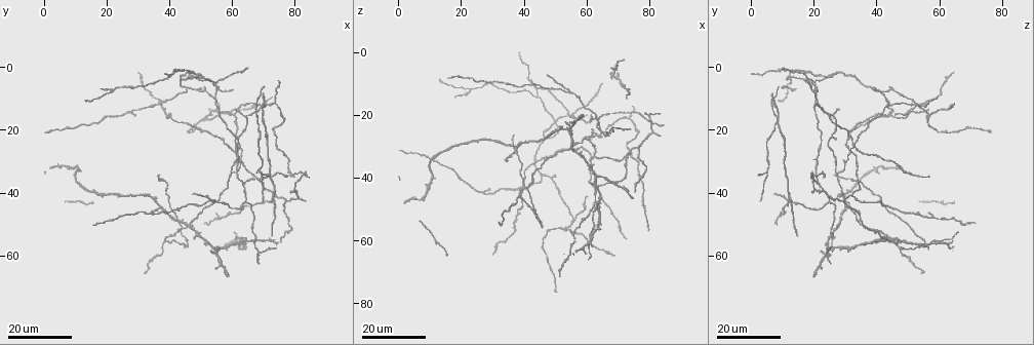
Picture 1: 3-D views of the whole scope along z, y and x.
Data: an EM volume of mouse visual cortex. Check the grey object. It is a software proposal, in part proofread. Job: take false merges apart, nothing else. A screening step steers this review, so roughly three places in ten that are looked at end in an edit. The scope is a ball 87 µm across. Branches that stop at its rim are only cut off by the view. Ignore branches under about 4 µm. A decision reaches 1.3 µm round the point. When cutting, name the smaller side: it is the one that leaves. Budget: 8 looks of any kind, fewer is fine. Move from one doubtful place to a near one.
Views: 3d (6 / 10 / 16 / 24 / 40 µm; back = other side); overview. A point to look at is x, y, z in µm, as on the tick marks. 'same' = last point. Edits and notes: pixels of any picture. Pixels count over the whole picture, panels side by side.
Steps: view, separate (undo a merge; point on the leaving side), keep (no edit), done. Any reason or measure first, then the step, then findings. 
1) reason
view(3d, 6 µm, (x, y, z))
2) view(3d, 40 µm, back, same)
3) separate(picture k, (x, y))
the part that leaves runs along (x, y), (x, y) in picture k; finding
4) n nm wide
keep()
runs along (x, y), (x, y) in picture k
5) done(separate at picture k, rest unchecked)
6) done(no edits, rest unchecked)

view(3d, 24 µm, (38.5, 55.0, 46.0))

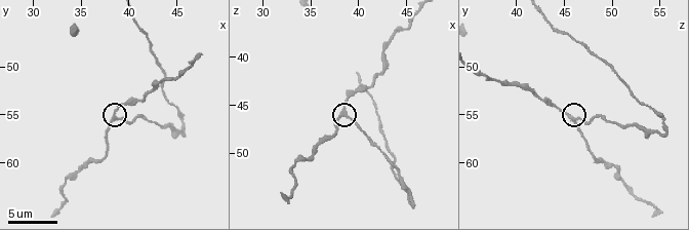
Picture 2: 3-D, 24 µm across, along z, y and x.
view(3d, 10 µm, (38.4, 55.6, 45.8))

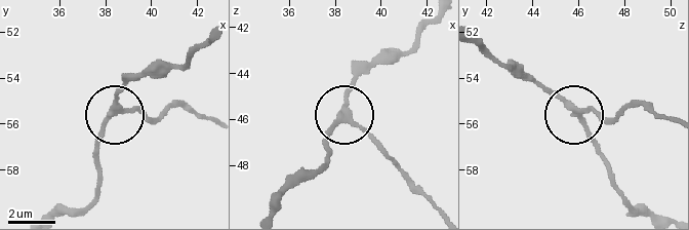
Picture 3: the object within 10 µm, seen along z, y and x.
view(3d, 6 µm, (38.3, 55.4, 46.0))

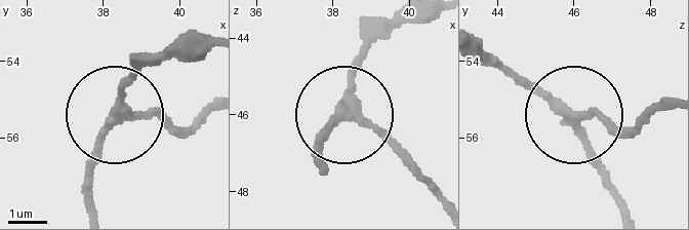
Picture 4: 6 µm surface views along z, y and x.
3 arms
keep()
all the same neuron

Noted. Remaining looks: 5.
view(3d, 16 µm, (59.5, 34.5, 27.5))

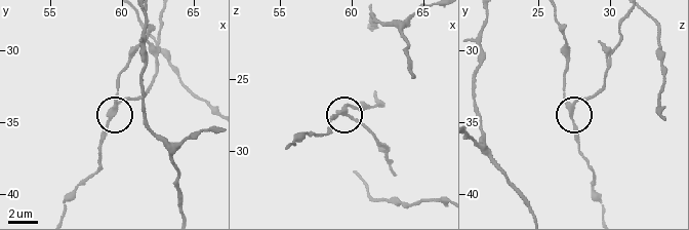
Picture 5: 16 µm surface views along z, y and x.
zoom in
view(3d, 6 µm, (59.8, 33.8, 27.4))

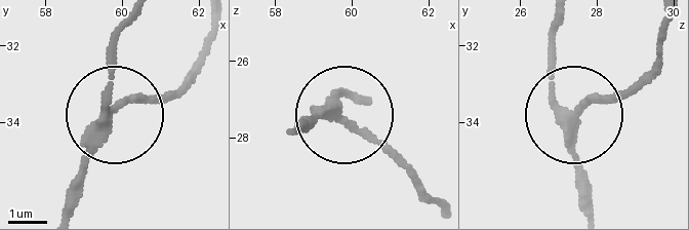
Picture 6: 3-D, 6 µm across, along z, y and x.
3 arms
separate(picture 6, (126, 97))
a second neuron is stuck on

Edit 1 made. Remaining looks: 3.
three-way junction
view(3d, 24 µm, (73.0, 11.5, 21.0))

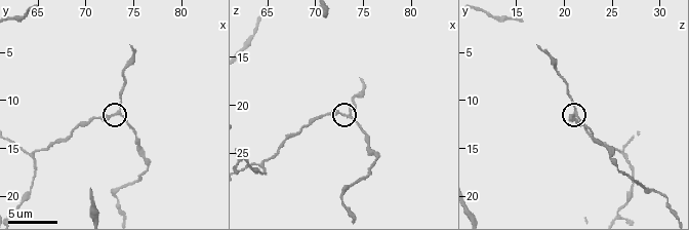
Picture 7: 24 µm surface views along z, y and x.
view(3d, 6 µm, (73.2, 11.4, 21.0))

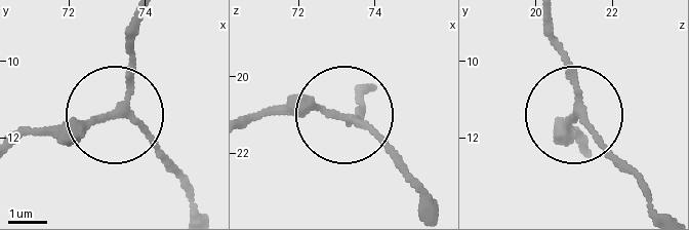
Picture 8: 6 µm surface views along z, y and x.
side arm 9 µm
keep()
runs along (16, 141), (85, 127), (118, 105), (125, 29) in picture 8; all the same neuron

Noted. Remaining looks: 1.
done(separate at picture 6, rest unchecked)

